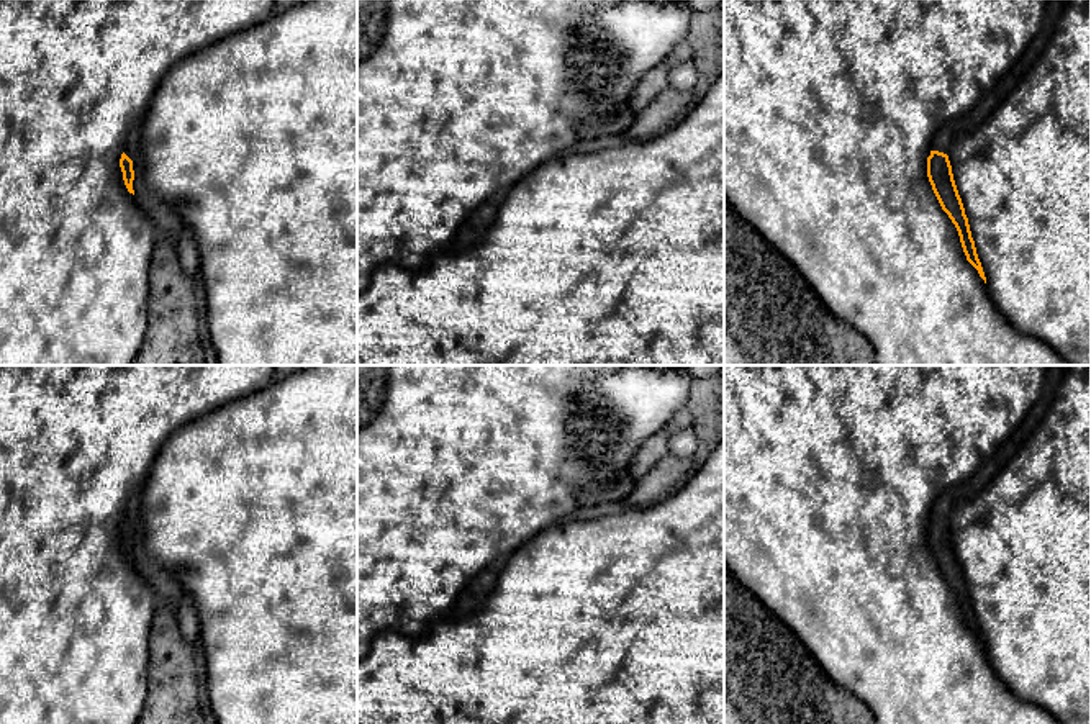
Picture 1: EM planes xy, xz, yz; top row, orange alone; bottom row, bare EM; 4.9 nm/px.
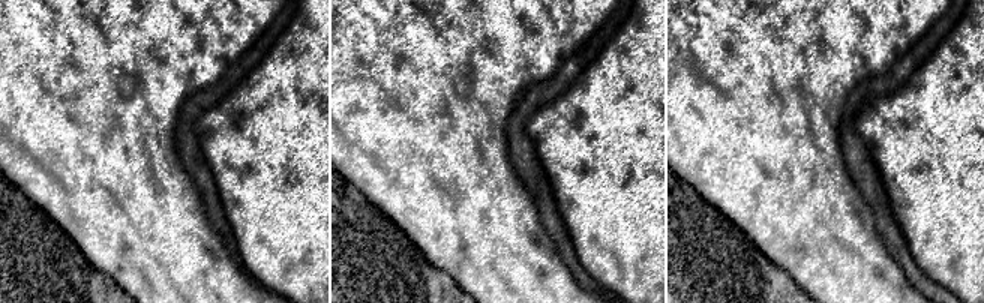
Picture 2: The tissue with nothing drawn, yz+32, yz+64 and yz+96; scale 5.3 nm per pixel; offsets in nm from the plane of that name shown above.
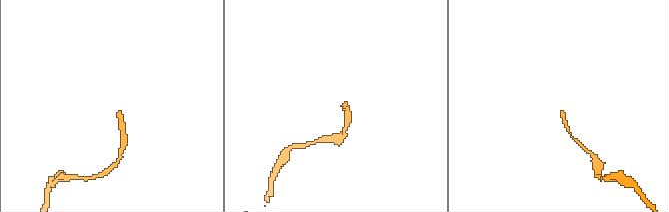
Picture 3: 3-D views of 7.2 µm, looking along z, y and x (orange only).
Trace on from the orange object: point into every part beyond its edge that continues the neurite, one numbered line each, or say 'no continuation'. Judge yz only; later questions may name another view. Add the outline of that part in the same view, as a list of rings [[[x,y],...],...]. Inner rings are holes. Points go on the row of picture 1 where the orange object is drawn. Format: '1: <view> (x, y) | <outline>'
1: yz (944, 138) | [[[986,87],[981,100],[973,106],[970,113],[965,113],[952,121],[944,123],[929,143],[929,152],[939,151],[944,154],[950,154],[955,141],[955,133],[960,131],[963,136],[970,134],[970,131],[993,113],[993,110],[1001,103],[1003,90],[996,87]]]

